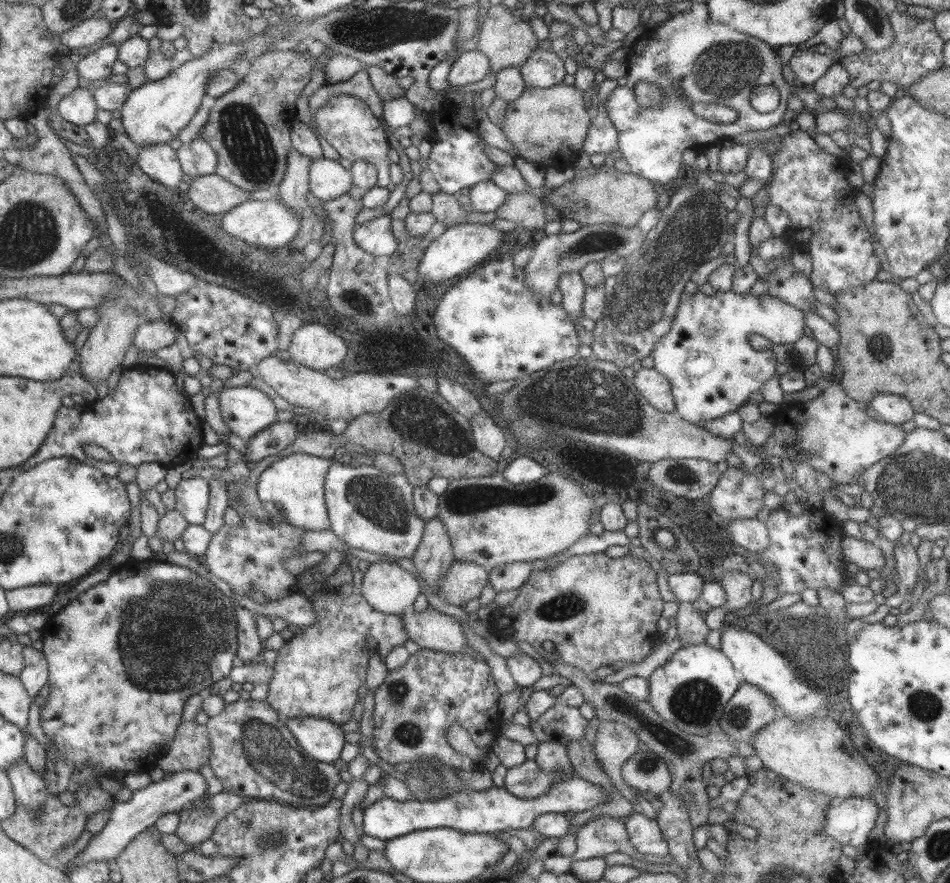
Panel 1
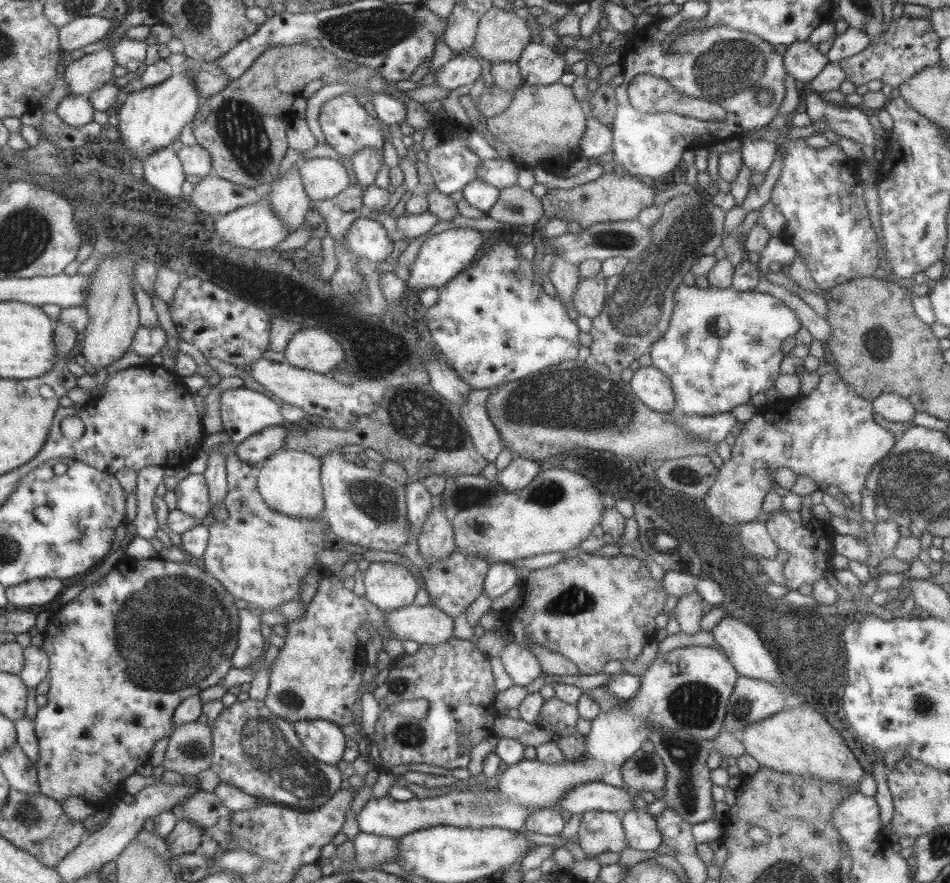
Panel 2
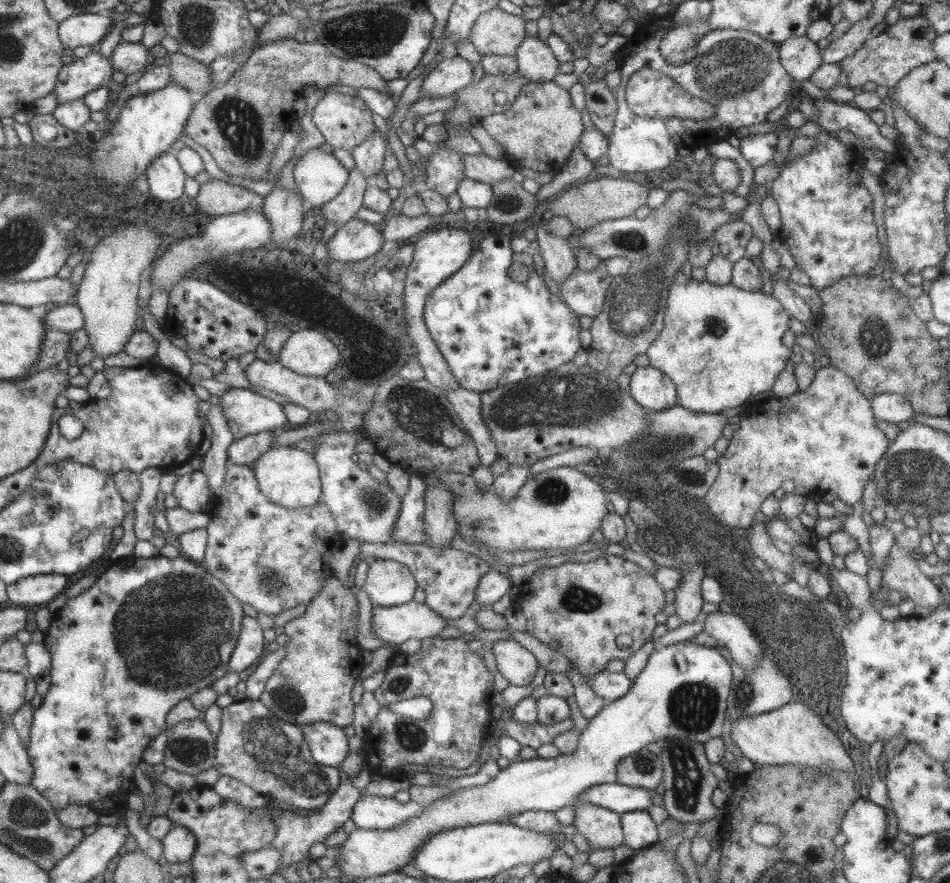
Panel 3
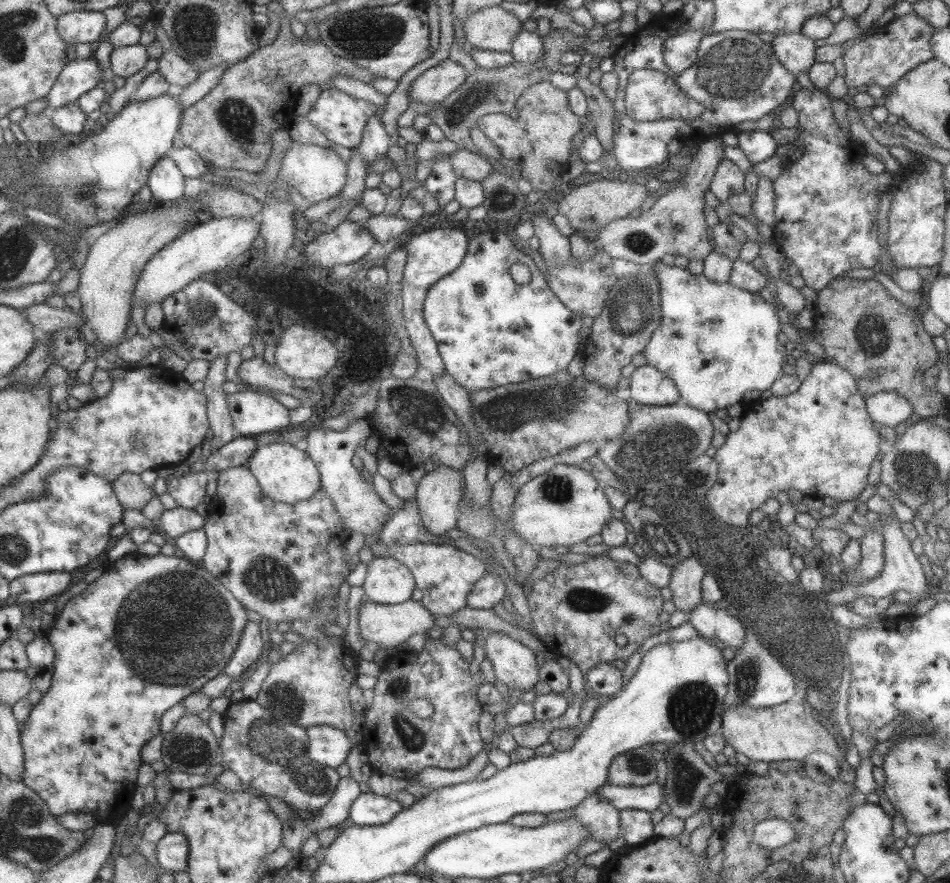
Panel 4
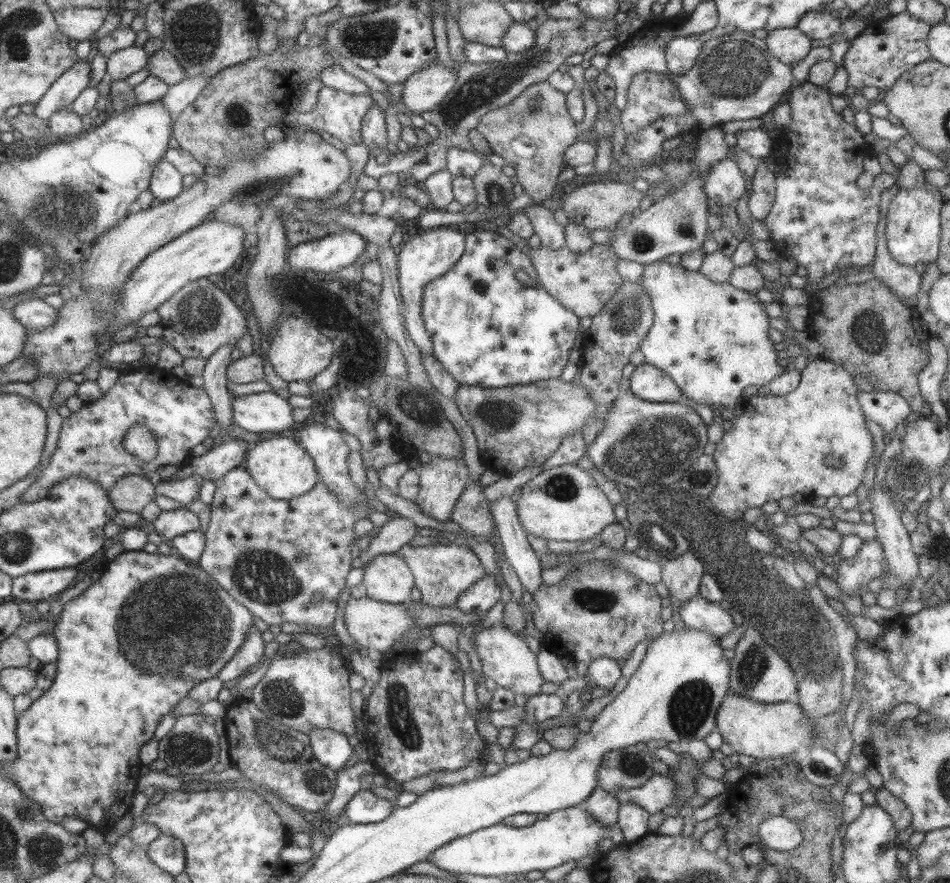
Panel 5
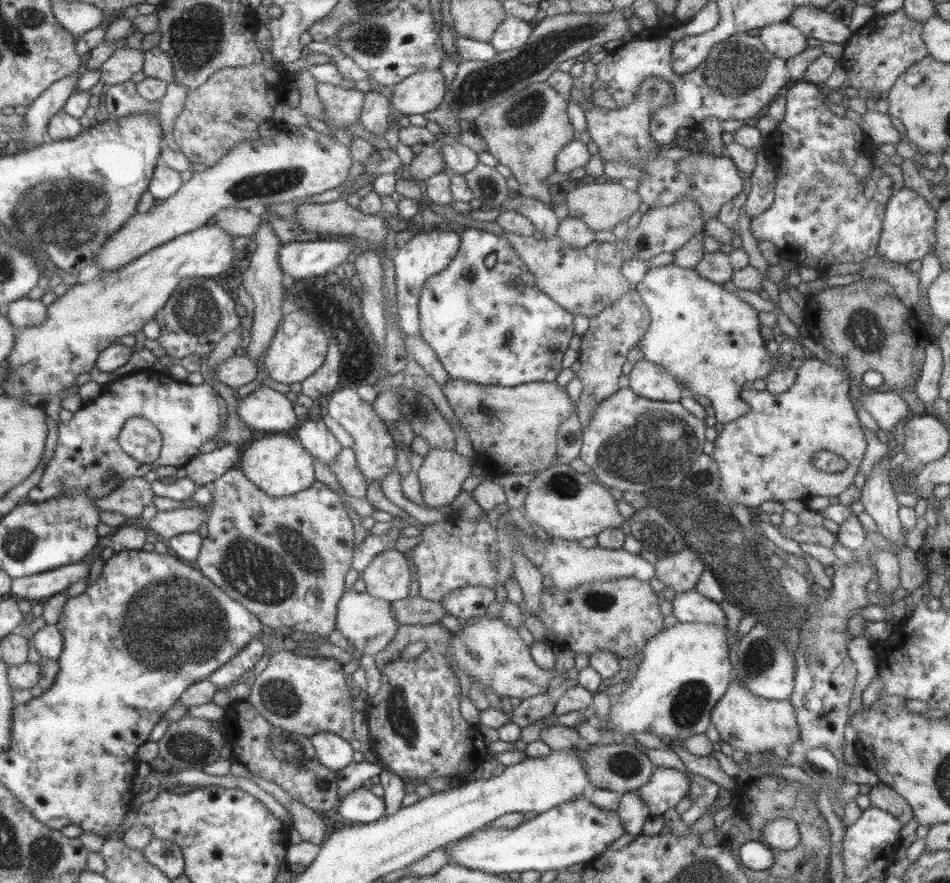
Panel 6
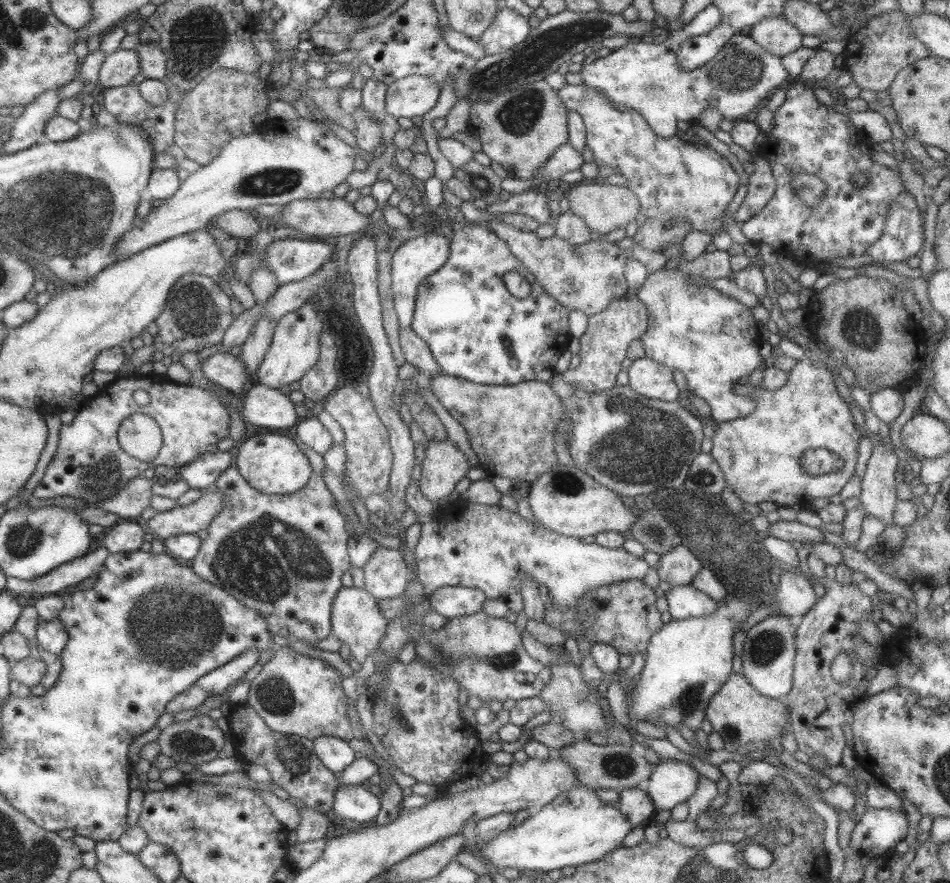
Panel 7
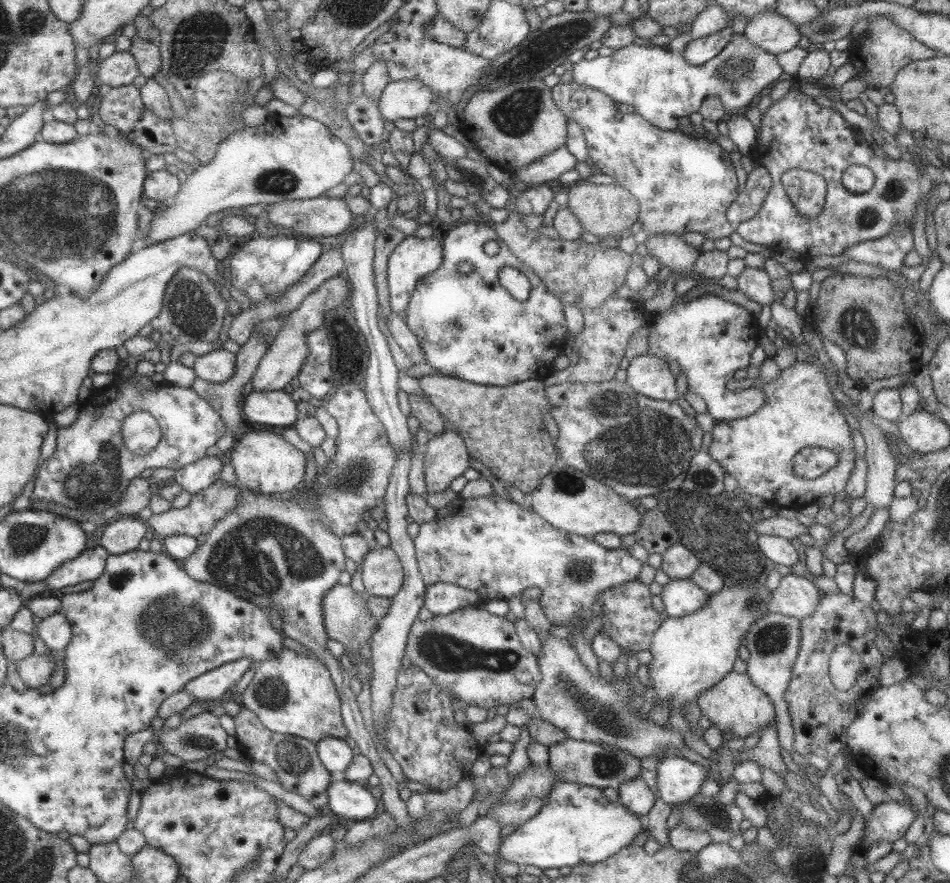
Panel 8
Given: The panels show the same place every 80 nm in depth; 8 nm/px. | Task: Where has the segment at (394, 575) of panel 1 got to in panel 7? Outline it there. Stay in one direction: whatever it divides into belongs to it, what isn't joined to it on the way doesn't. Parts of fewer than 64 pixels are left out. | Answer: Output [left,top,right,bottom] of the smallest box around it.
[362,546,409,599]

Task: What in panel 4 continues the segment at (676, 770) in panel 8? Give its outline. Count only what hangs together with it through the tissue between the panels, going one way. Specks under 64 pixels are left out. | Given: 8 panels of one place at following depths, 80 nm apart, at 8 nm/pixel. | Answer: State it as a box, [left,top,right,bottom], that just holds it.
[595,782,665,813]

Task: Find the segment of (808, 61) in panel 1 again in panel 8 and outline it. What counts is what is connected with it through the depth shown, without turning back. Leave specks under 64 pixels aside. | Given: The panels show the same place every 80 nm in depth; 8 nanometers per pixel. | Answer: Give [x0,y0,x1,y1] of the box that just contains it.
[741,11,798,54]

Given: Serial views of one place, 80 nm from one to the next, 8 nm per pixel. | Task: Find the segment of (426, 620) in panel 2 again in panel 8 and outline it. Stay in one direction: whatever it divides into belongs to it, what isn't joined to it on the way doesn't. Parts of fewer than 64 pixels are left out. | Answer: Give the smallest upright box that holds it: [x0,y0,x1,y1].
[320,583,376,664]

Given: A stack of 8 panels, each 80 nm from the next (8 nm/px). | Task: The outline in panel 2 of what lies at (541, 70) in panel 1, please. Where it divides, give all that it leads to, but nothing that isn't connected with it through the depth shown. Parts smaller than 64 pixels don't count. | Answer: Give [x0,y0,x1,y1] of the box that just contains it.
[516,41,564,86]

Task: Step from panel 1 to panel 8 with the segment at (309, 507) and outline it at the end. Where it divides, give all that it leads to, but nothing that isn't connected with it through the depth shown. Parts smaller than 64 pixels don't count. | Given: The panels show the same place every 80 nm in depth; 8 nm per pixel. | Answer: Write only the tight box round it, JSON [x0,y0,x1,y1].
[230,432,307,495]

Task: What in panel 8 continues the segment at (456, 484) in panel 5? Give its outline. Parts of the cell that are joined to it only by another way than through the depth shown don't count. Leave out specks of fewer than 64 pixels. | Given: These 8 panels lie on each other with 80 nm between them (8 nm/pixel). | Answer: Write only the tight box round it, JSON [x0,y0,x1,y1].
[422,429,469,495]

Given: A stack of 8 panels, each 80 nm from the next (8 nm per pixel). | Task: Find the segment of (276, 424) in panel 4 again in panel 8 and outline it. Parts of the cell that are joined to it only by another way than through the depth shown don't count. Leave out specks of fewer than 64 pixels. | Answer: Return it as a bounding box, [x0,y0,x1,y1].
[241,390,298,428]

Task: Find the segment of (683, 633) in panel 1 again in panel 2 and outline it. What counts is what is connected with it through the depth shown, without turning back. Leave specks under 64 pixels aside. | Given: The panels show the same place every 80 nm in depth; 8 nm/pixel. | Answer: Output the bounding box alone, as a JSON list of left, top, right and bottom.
[671,589,705,635]

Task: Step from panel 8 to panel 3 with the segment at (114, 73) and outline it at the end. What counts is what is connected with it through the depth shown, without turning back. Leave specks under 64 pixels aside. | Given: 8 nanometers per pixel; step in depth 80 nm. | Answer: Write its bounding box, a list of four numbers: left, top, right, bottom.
[108,41,148,74]

